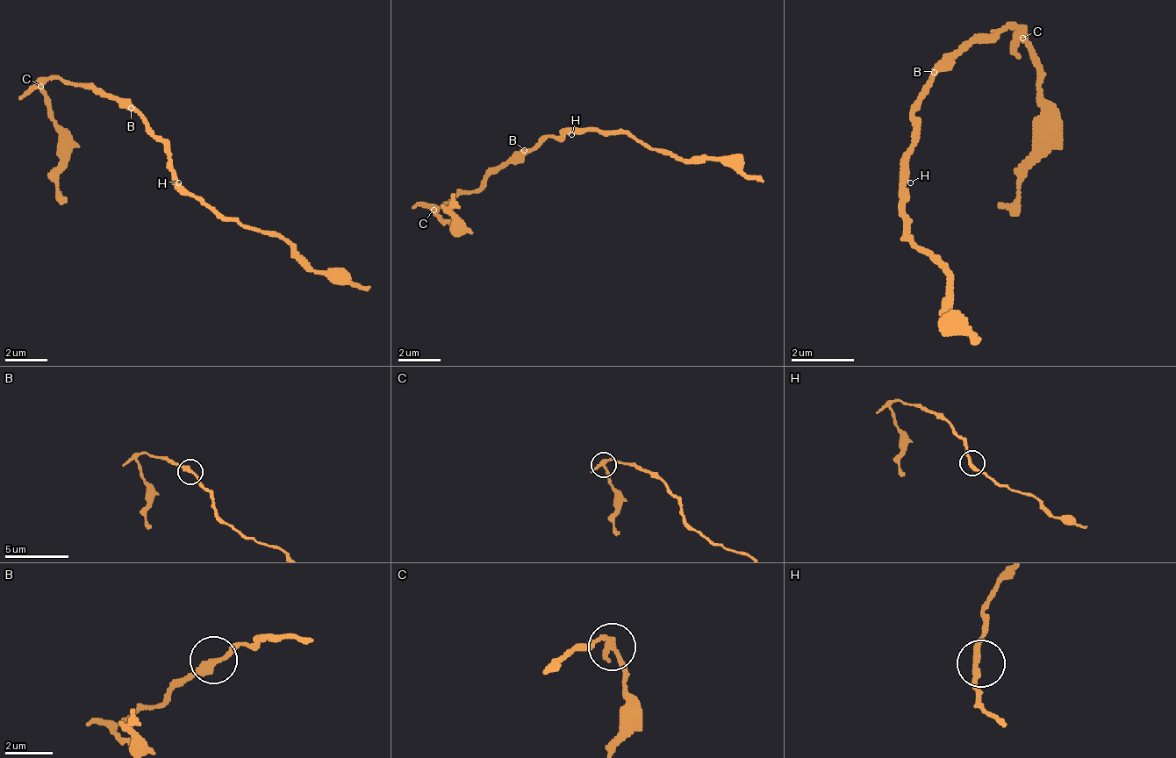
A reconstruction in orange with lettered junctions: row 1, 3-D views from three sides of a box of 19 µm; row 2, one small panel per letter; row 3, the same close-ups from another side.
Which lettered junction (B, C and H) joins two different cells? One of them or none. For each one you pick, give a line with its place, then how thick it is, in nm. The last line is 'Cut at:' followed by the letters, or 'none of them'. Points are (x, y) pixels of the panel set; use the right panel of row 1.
C: (1022, 38) | 280 nm
Cut at: C

